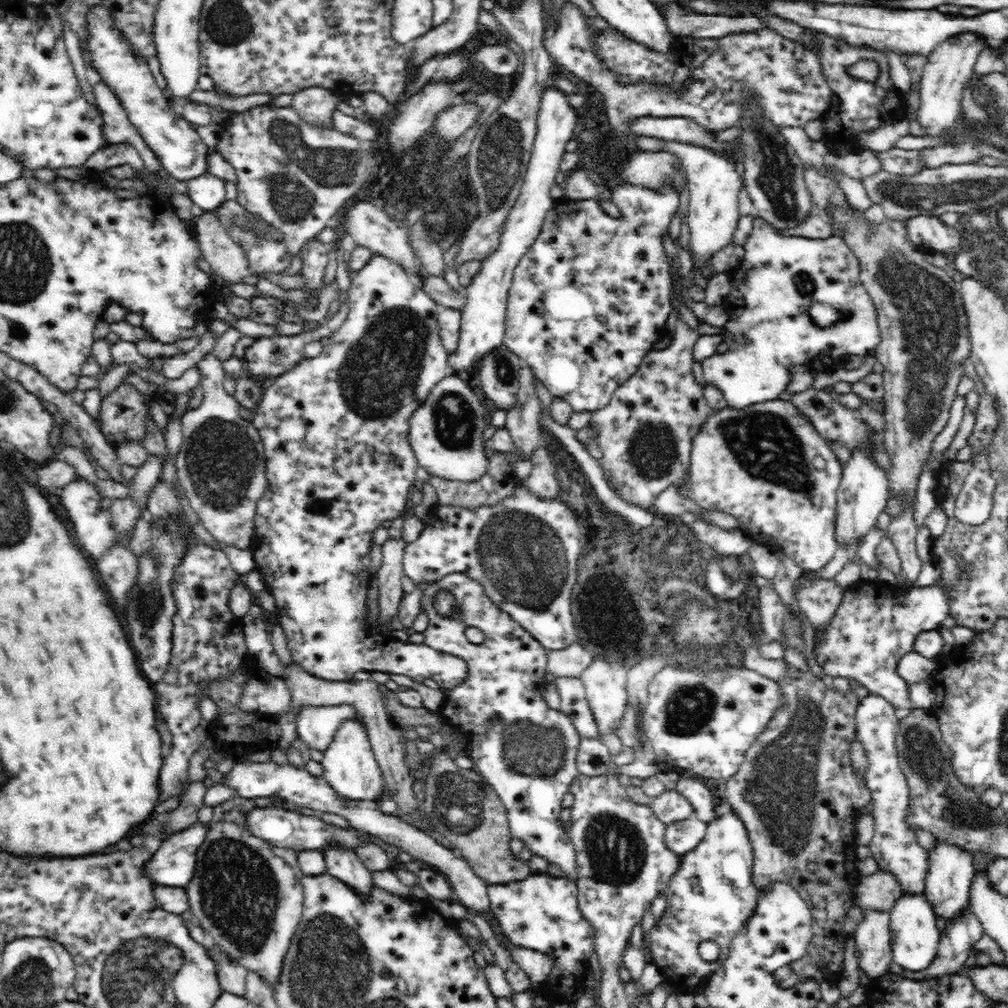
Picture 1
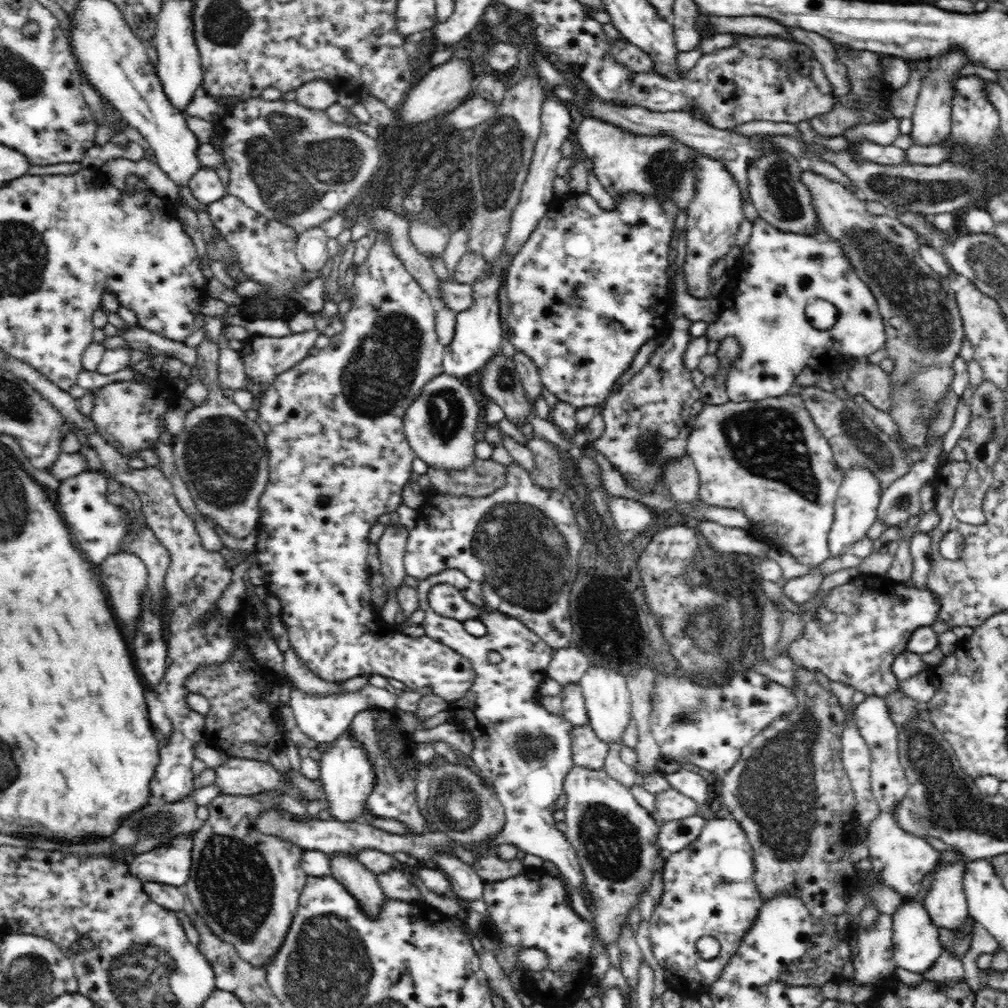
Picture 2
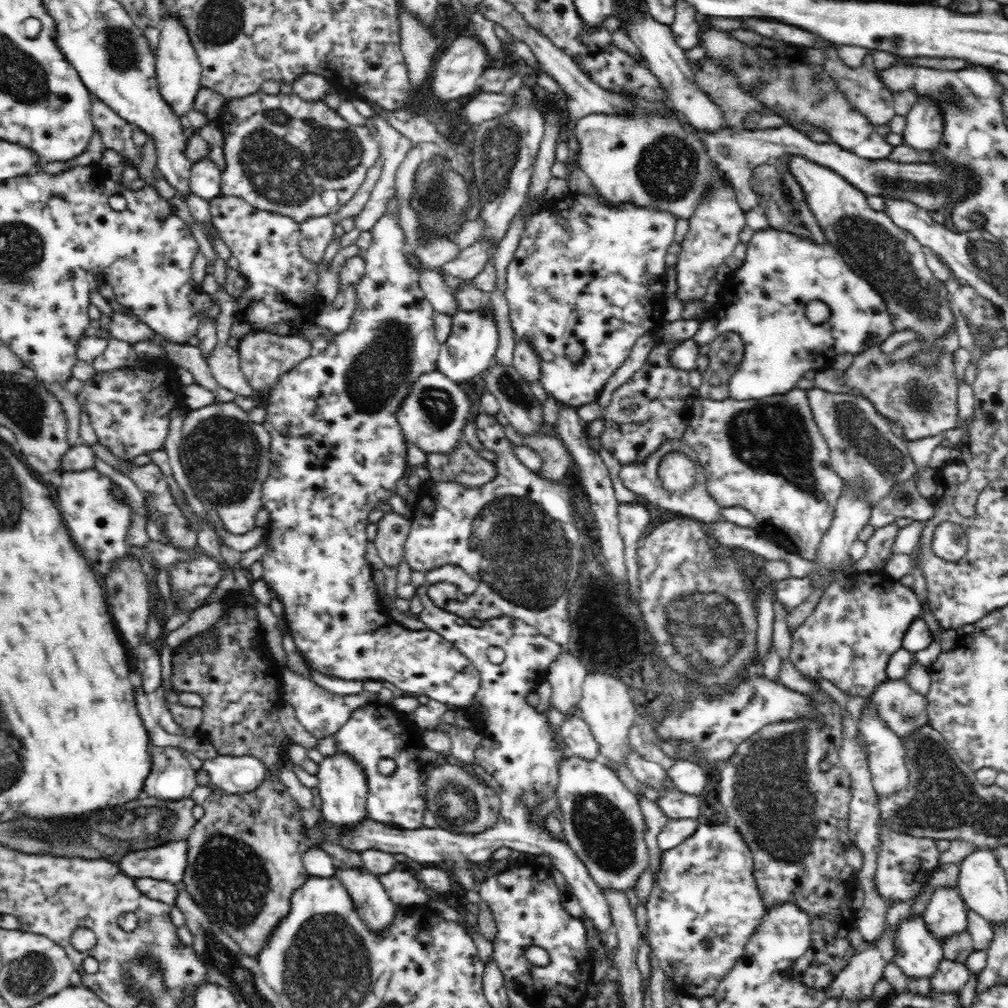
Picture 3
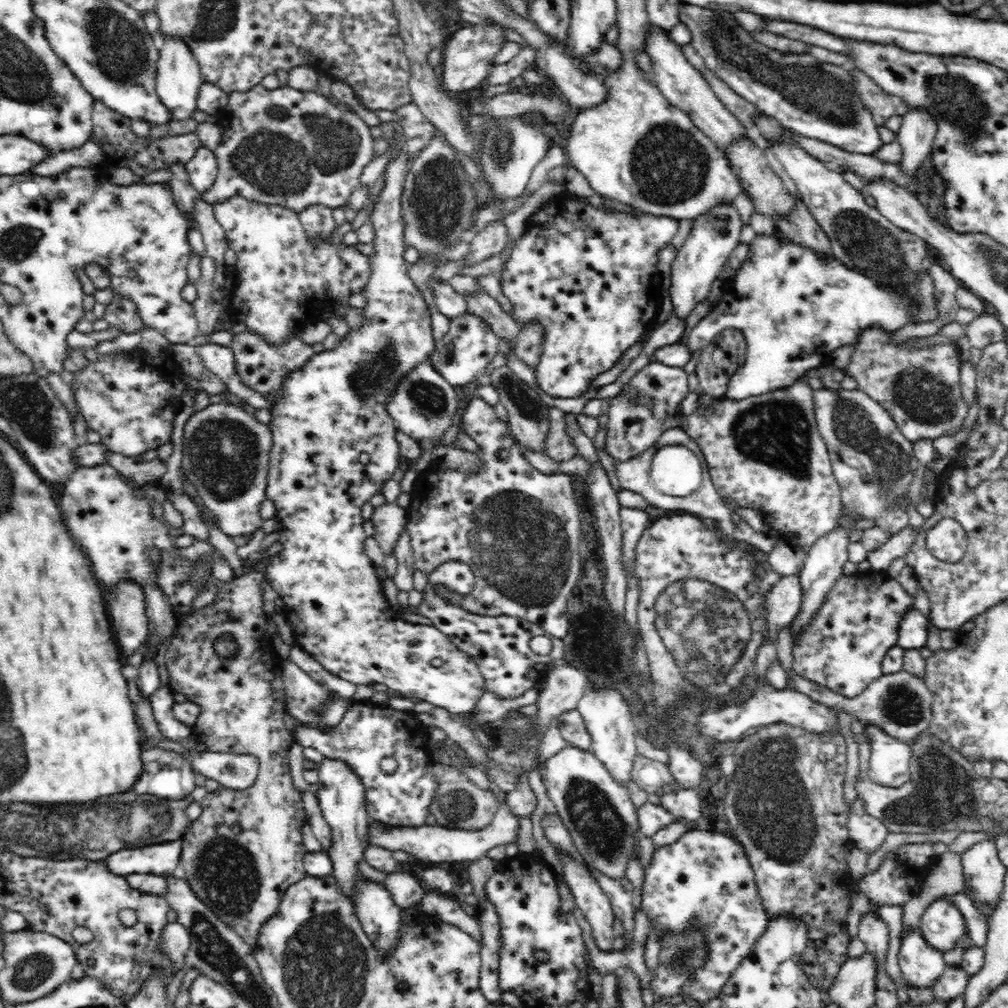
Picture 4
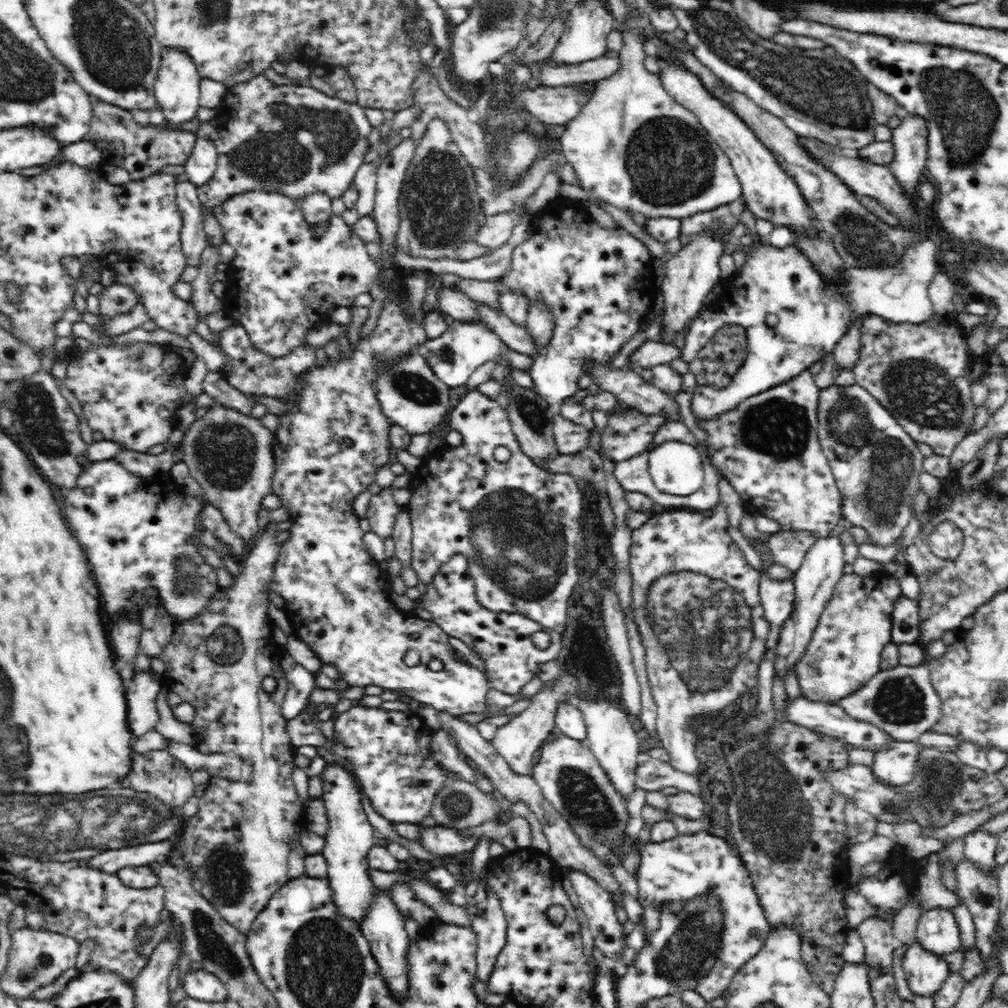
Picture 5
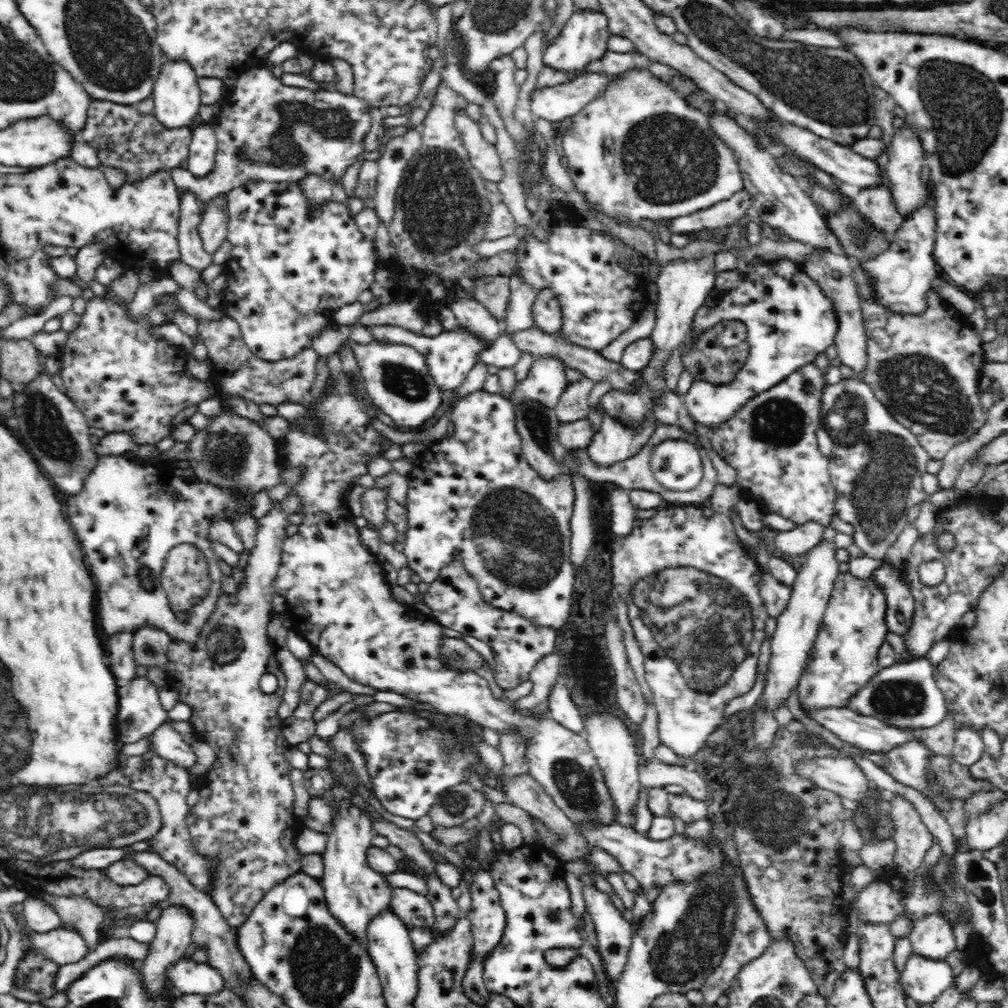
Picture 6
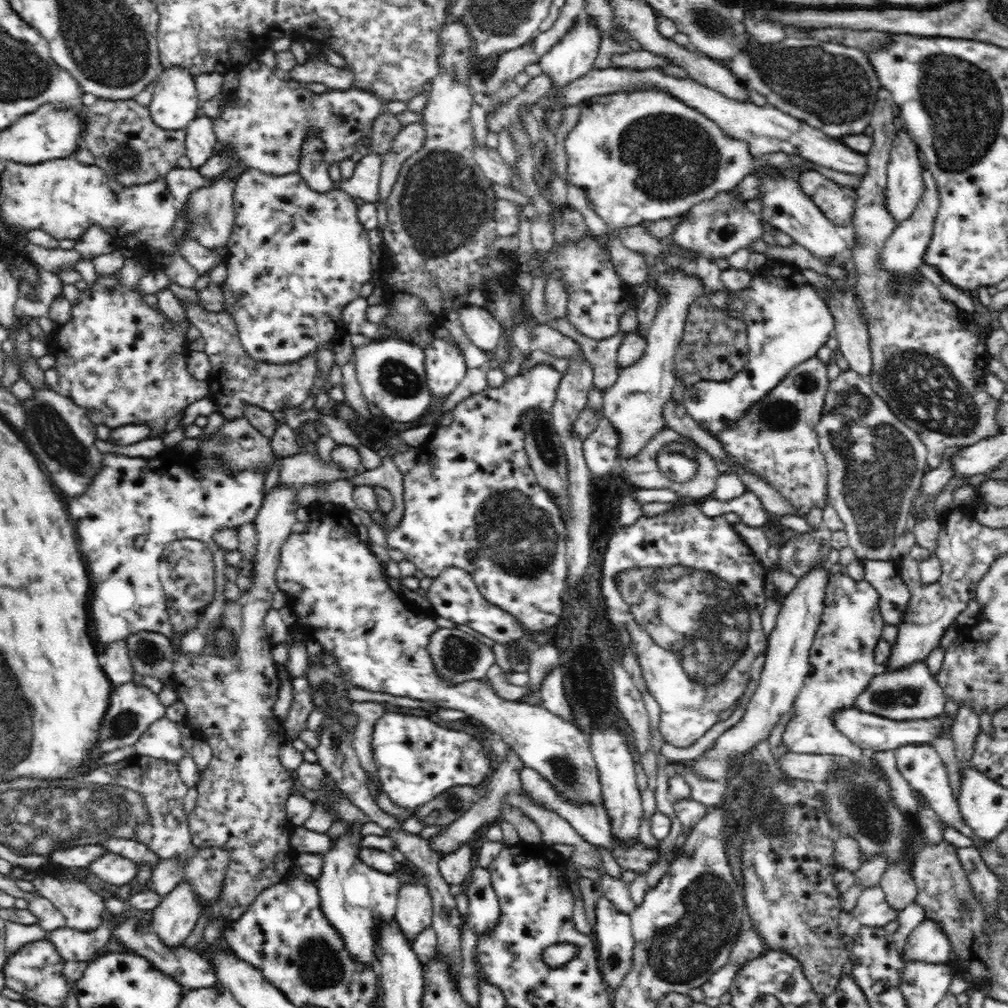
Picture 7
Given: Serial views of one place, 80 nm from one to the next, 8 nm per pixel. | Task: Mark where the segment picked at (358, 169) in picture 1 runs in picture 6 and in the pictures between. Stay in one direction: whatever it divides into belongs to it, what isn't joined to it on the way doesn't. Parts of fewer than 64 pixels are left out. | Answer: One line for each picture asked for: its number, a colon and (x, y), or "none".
2: (286, 162)
3: (298, 158)
4: (286, 147)
5: (294, 139)
6: (266, 131)

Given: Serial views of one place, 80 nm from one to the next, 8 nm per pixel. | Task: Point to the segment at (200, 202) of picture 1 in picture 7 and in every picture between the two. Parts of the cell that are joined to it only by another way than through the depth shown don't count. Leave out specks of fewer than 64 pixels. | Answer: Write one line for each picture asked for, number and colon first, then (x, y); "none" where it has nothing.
2: (206, 187)
3: (205, 181)
4: (202, 169)
5: (201, 164)
6: (203, 148)
7: (200, 139)

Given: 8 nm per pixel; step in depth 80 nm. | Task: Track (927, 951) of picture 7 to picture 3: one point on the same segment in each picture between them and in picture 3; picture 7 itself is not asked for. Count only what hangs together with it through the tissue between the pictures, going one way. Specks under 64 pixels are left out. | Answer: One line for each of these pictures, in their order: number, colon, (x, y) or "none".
3: (946, 913)
4: (942, 925)
5: (938, 931)
6: (932, 937)

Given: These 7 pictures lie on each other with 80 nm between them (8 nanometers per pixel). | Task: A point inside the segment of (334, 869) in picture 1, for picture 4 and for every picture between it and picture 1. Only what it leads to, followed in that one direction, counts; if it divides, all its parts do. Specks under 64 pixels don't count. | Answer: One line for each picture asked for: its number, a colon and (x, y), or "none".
2: (361, 883)
3: (377, 911)
4: (380, 917)

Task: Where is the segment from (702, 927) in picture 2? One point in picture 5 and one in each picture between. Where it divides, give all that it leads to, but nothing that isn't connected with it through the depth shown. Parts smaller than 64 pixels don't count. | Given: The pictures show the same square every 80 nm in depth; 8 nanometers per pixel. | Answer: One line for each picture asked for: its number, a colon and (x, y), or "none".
3: (705, 888)
4: (706, 874)
5: (680, 868)

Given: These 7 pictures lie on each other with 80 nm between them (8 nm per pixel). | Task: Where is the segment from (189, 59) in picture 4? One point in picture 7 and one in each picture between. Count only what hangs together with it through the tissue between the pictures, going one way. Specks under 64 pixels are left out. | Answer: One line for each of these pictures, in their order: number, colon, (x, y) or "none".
5: (176, 87)
6: (176, 94)
7: (175, 102)

